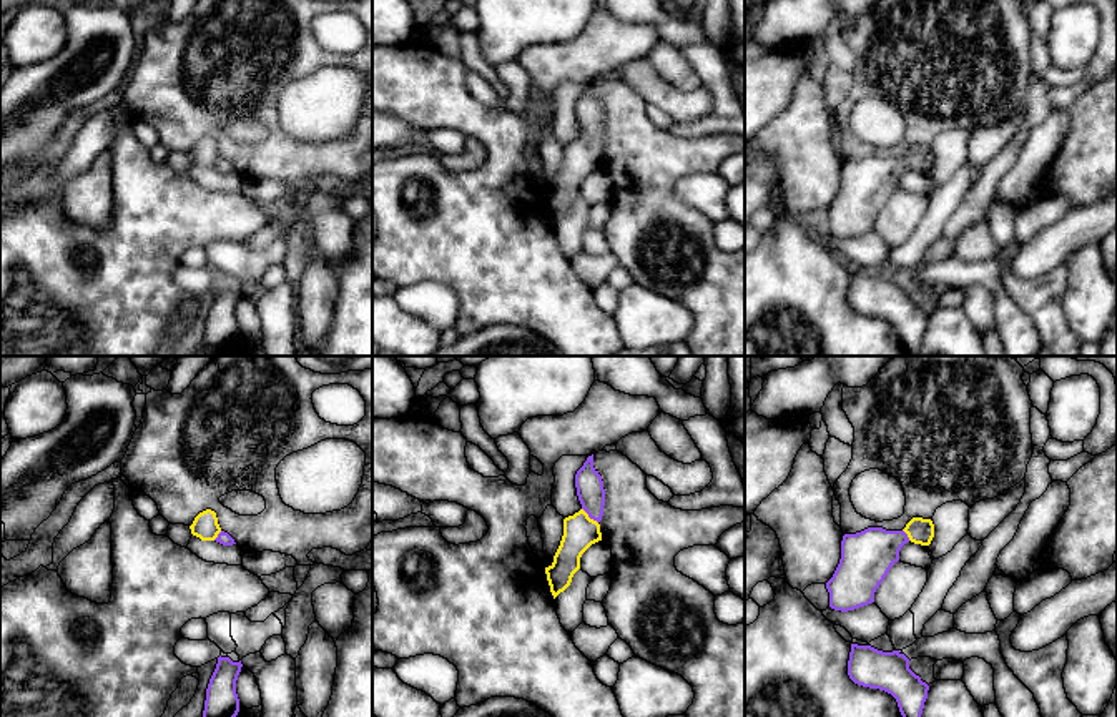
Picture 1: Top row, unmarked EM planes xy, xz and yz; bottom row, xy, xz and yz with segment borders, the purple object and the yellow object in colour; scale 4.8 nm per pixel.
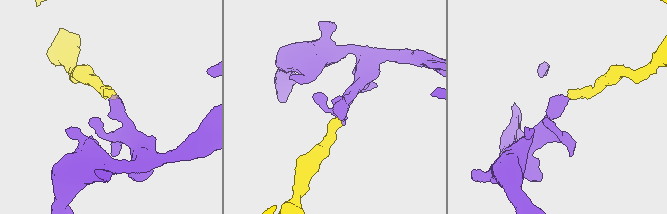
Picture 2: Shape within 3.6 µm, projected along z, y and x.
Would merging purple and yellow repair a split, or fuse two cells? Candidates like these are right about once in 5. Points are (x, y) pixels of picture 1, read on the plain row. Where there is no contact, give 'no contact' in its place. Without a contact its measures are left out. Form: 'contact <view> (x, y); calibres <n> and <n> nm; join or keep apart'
contact xz (589, 143); calibres 130 and 160 nm; join

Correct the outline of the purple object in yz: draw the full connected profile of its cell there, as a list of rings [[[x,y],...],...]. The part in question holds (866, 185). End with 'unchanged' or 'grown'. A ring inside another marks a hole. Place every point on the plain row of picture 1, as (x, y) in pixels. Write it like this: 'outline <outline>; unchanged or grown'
outline [[[913,145],[903,158],[868,155],[844,161],[841,186],[826,210],[829,235],[848,240],[874,230],[874,220],[888,203],[906,170],[929,173],[934,165],[931,146]]]; grown

